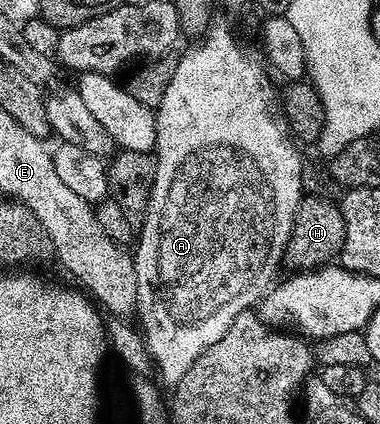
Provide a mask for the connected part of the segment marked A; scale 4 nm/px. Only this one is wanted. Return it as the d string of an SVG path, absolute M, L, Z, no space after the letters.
M214 22L194 47L186 49L179 55L175 65L175 73L167 85L167 93L163 93L163 101L155 108L157 117L157 145L155 148L155 177L149 190L149 200L145 210L145 218L139 224L141 236L137 239L137 251L132 252L135 265L135 285L137 286L136 322L145 344L145 354L155 364L155 375L166 383L169 389L177 386L183 373L191 369L193 362L239 317L260 303L262 295L274 286L273 274L277 266L282 266L285 257L285 246L293 232L293 222L303 198L301 191L301 155L296 151L294 140L291 138L286 124L279 118L275 110L275 91L269 84L270 72L260 54L252 55L247 48L241 47L239 40L233 36L233 31L225 23Z

